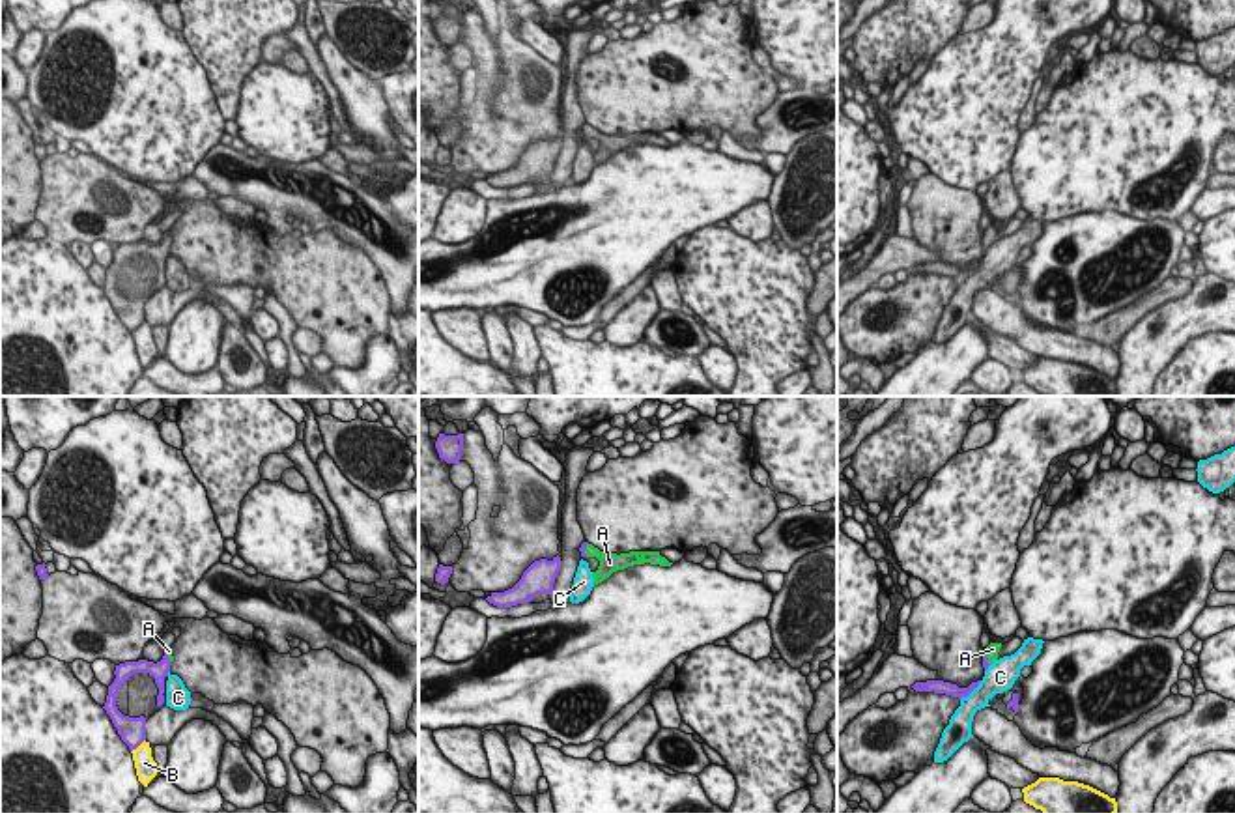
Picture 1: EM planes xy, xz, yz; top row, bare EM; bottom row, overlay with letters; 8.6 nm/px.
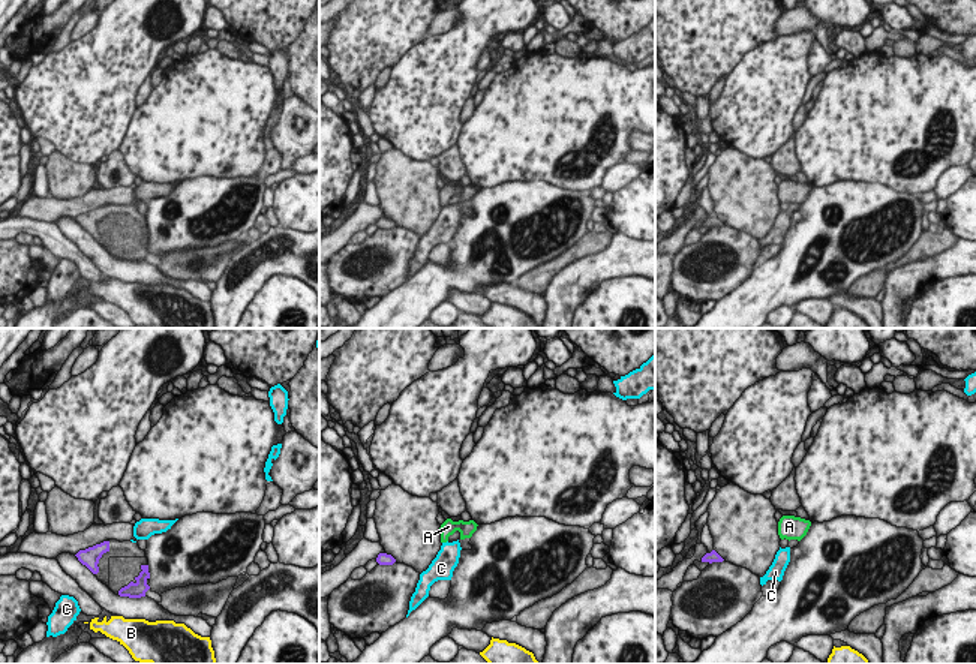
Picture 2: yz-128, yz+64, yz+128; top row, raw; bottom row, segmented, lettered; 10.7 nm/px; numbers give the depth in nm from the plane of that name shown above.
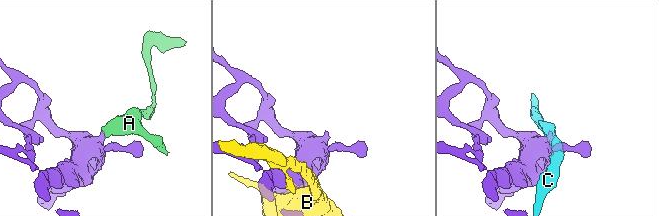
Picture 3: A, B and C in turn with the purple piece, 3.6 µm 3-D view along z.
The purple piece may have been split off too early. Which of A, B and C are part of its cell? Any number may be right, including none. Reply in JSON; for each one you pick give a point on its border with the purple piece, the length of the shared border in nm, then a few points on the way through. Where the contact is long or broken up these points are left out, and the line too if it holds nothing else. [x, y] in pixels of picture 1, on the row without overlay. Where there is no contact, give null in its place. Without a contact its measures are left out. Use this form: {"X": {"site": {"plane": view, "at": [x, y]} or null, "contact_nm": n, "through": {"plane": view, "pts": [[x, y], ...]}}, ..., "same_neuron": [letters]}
{"A": {"site": {"plane": "xz", "at": [583, 131]}, "contact_nm": 130, "through": {"plane": "xz", "pts": [[583, 126], [583, 131], [596, 133], [608, 142]]}}, "same_neuron": ["A"]}

